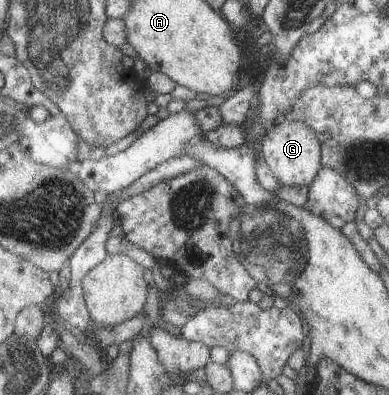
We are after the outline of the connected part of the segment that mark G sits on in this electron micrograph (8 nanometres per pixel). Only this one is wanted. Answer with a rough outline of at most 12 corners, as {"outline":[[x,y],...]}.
{"outline":[[283,118],[262,157],[281,184],[311,186],[323,168],[315,129]]}

